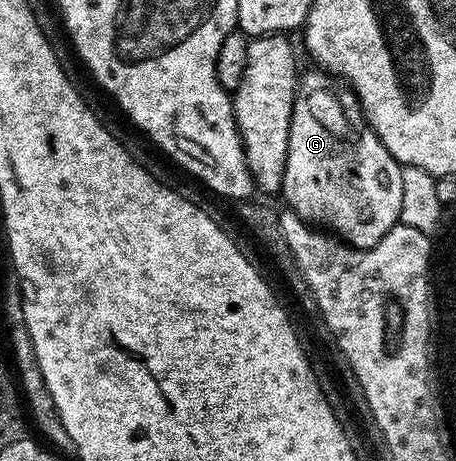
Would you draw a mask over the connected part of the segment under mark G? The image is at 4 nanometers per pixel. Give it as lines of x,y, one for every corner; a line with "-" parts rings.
320,67
310,73
302,72
297,83
297,96
293,99
293,113
289,116
289,142
287,143
287,167
283,171
280,196
292,212
314,227
320,227
336,235
355,249
370,249
399,224
403,207
402,166
383,147
379,135
365,120
357,94
344,91
336,85
330,74

